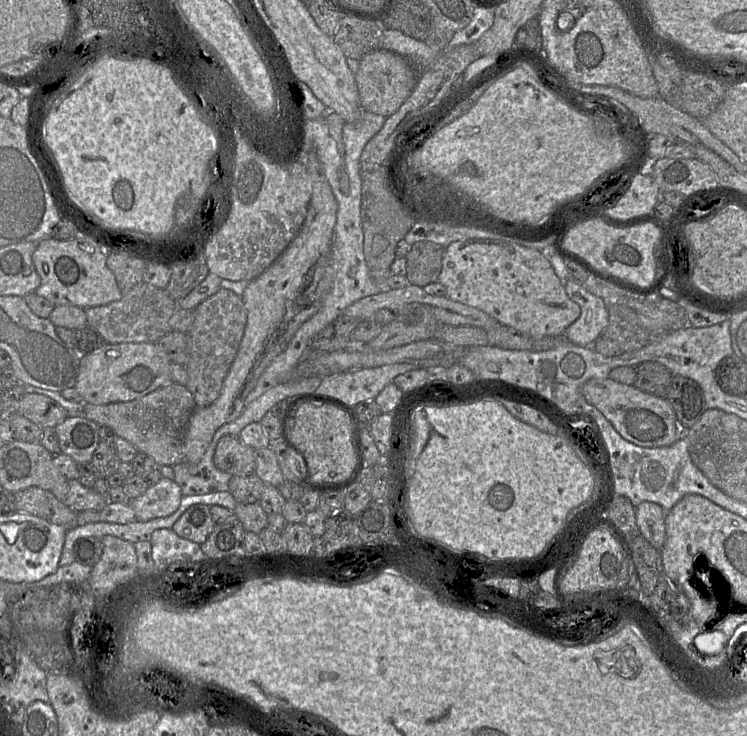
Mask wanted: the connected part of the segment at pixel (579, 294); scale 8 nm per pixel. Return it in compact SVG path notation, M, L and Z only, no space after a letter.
M575 280L565 283L569 298L580 306L580 316L564 332L566 339L579 346L592 346L608 325L608 308L600 297Z

